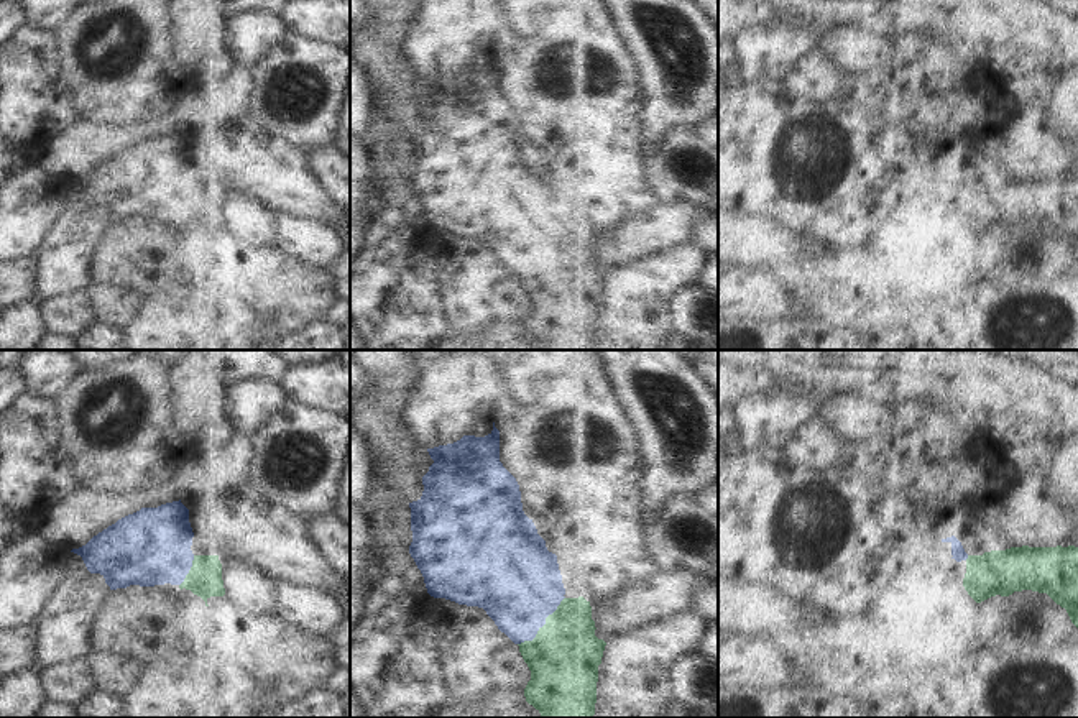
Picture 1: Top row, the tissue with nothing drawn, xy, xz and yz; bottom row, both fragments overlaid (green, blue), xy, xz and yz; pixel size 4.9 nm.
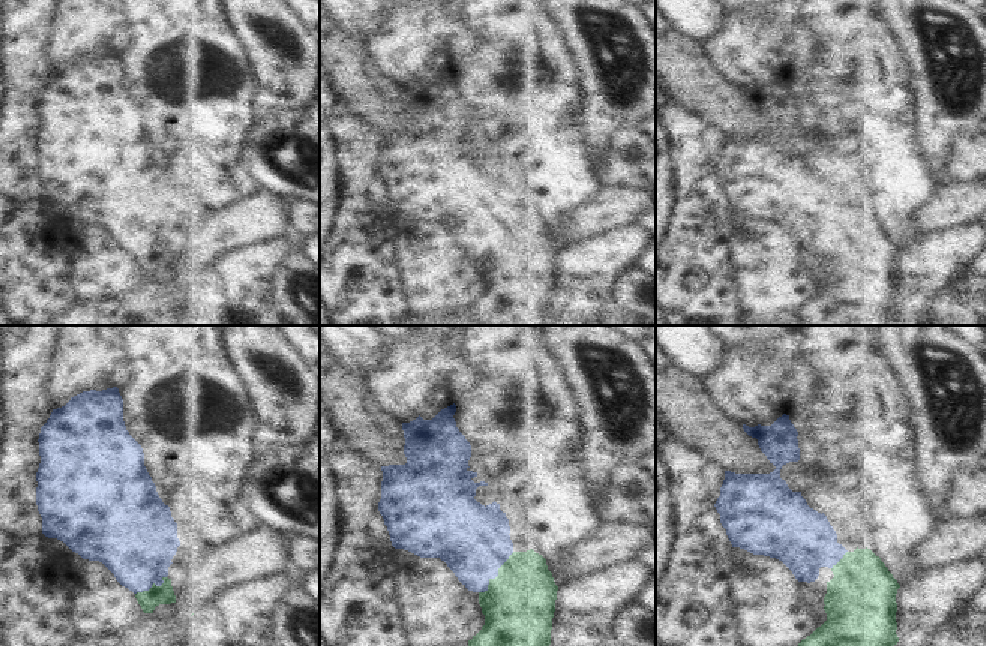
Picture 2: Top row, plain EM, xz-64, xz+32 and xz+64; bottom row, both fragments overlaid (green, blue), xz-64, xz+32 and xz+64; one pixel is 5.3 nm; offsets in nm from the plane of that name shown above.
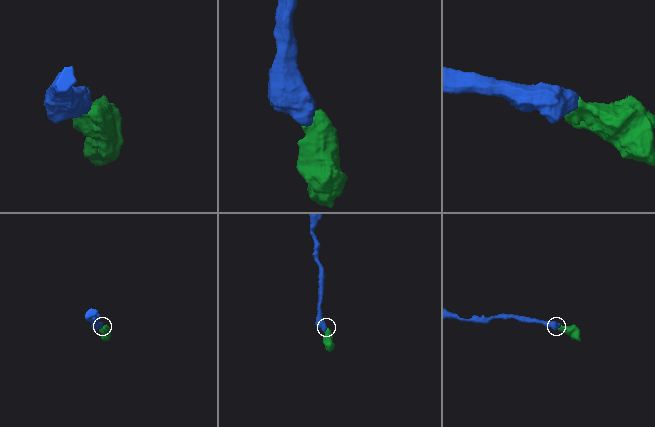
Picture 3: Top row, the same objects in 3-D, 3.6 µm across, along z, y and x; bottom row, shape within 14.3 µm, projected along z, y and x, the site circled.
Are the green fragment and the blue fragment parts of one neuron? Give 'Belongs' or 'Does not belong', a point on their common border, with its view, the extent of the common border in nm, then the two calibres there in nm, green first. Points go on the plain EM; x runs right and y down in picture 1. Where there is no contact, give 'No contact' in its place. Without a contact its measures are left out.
Belongs. Touches green at xz (544, 257). Shared border 340 nm. Thickness 340 nm (green) against 420 nm.

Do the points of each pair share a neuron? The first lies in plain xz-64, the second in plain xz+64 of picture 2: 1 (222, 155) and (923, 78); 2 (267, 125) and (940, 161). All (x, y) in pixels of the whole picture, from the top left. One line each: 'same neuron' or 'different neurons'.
1: different neurons
2: different neurons

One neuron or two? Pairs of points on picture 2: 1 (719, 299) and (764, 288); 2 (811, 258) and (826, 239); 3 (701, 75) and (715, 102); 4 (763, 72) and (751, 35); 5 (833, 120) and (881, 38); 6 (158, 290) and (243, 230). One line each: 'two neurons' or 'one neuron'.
1: two neurons
2: one neuron
3: one neuron
4: one neuron
5: one neuron
6: one neuron

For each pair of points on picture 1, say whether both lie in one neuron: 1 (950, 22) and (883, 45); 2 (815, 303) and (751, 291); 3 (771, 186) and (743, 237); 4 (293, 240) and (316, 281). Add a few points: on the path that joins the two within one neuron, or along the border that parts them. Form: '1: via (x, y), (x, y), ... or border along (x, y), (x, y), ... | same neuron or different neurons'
1: border along (855, 23), (893, 38) | different neurons
2: via (799, 303), (787, 303), (768, 294) | same neuron
3: border along (735, 212), (764, 214), (791, 232) | different neurons
4: border along (298, 258), (332, 271) | different neurons

